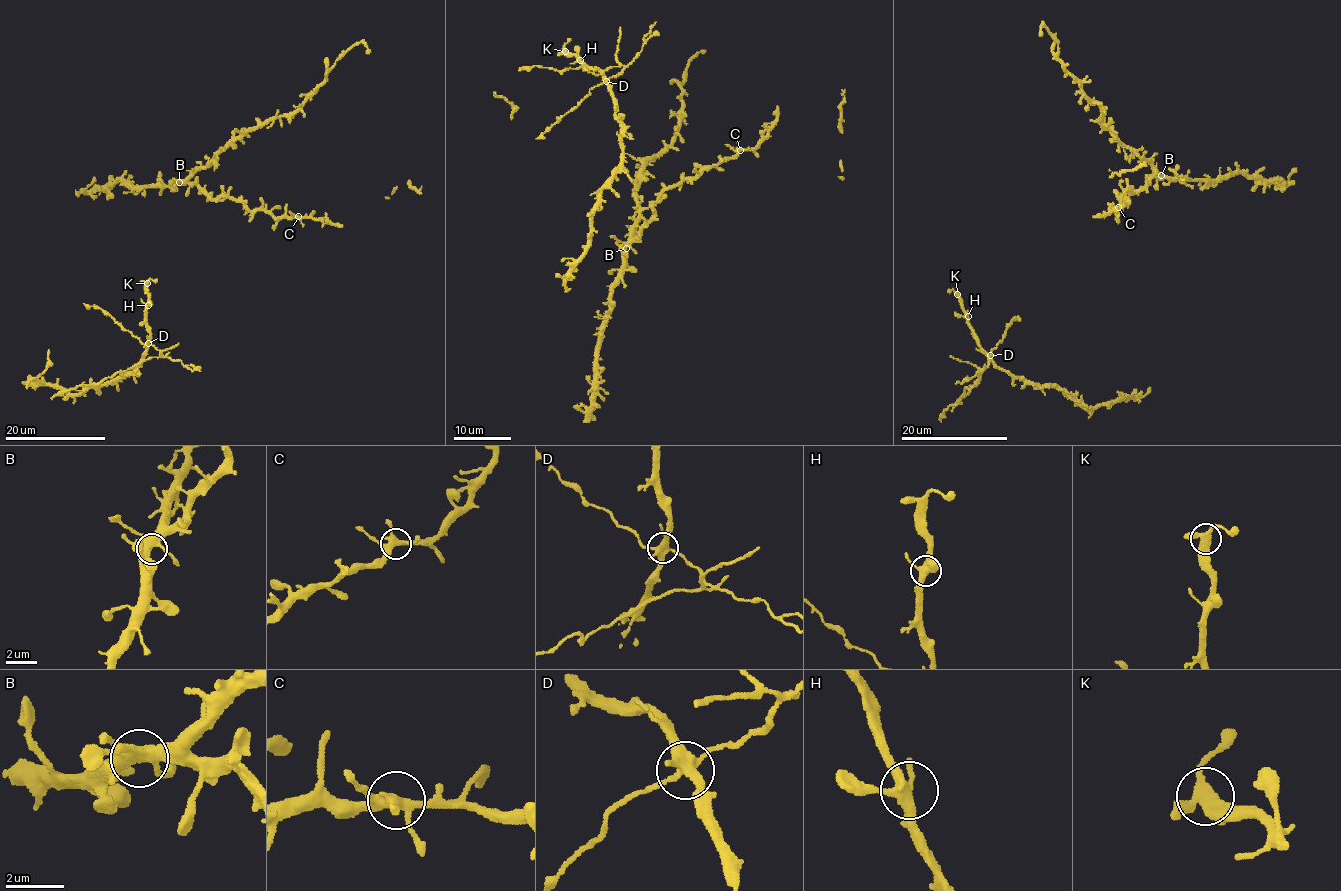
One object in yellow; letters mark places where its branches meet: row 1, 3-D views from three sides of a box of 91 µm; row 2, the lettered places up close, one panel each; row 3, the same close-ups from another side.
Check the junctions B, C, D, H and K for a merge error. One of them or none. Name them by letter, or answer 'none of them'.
D

